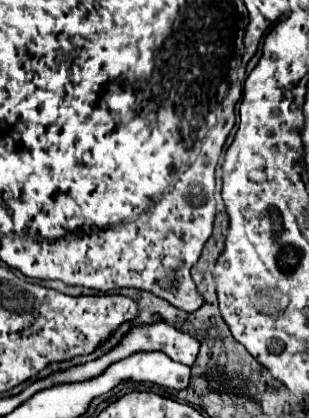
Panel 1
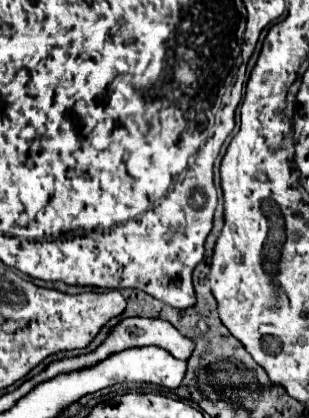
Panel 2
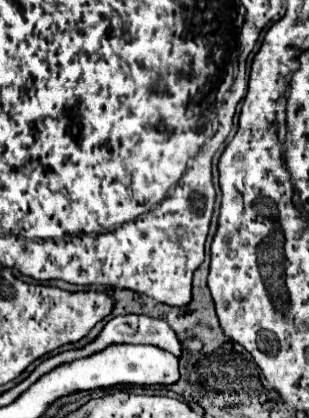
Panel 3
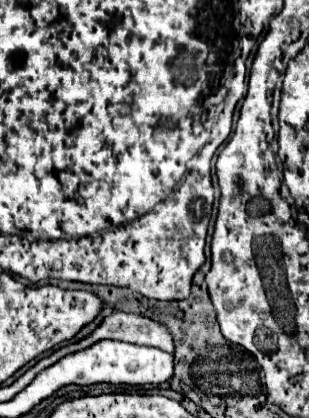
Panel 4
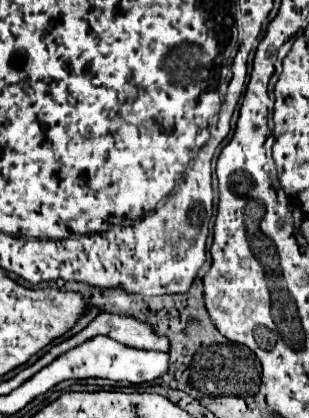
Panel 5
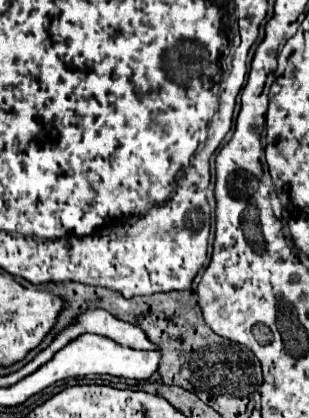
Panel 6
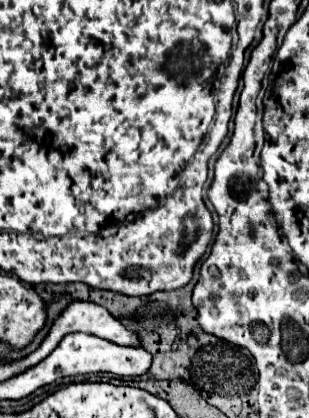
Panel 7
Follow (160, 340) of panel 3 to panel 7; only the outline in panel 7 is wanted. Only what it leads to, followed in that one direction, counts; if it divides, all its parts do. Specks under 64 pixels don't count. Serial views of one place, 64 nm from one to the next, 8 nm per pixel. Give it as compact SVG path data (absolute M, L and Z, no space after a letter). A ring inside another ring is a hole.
M72 300L54 320L38 348L54 348L62 340L62 336L70 332L94 334L98 338L106 338L122 346L140 346L138 336L126 326L122 326L120 320L114 318L106 308L86 300Z

